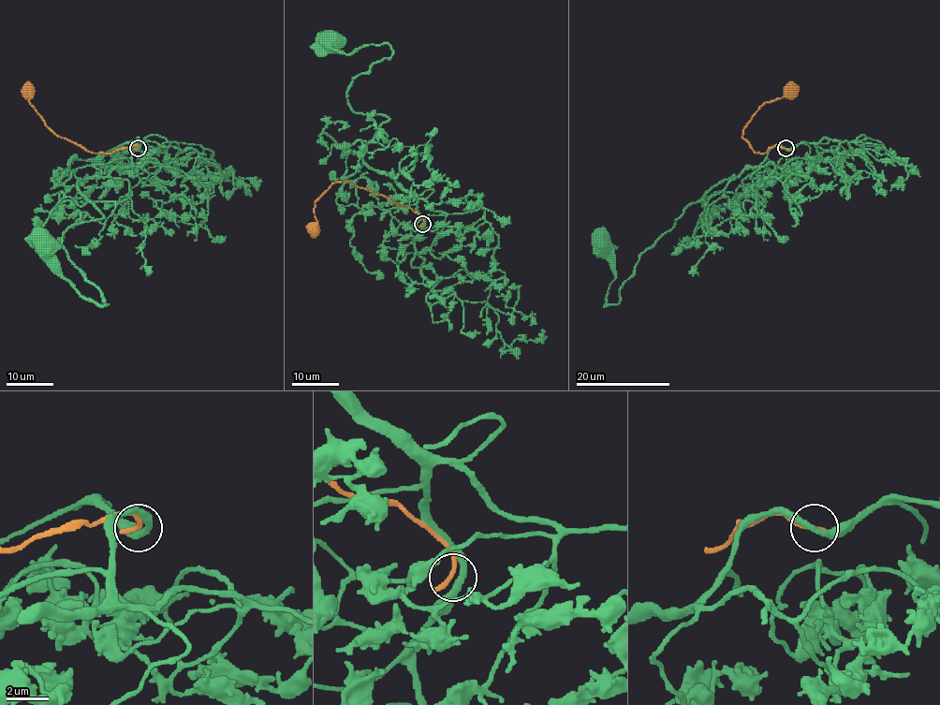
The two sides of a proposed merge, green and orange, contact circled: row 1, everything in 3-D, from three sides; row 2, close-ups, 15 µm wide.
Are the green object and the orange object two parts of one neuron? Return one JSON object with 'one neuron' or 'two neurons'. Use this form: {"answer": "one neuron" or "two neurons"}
{"answer": "two neurons"}

